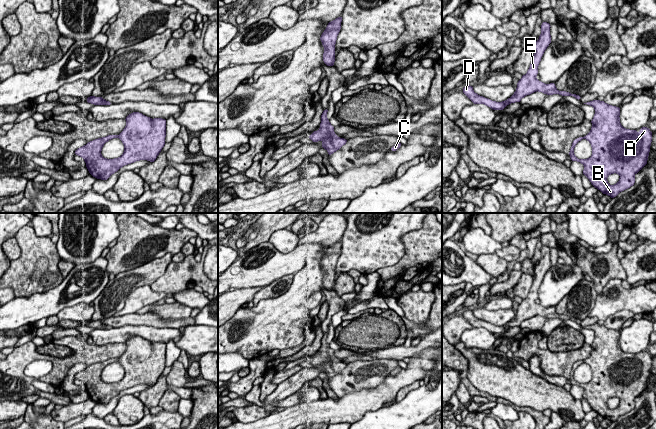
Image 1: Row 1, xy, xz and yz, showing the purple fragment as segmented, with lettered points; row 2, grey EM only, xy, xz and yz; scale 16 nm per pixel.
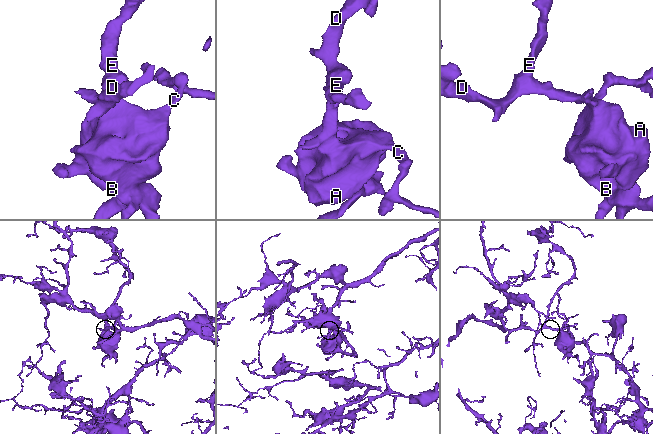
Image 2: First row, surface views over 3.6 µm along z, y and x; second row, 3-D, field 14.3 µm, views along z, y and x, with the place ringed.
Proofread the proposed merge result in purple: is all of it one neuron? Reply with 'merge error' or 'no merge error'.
no merge error

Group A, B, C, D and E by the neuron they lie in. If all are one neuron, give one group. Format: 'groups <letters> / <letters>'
groups A B C D E

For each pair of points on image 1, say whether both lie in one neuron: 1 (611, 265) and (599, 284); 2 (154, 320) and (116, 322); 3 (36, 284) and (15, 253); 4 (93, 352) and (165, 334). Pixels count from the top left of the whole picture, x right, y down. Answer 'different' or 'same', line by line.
1: same
2: same
3: different
4: different

